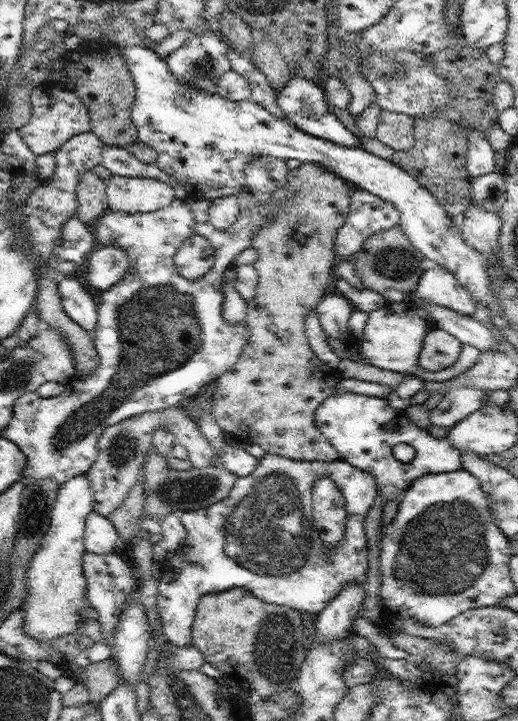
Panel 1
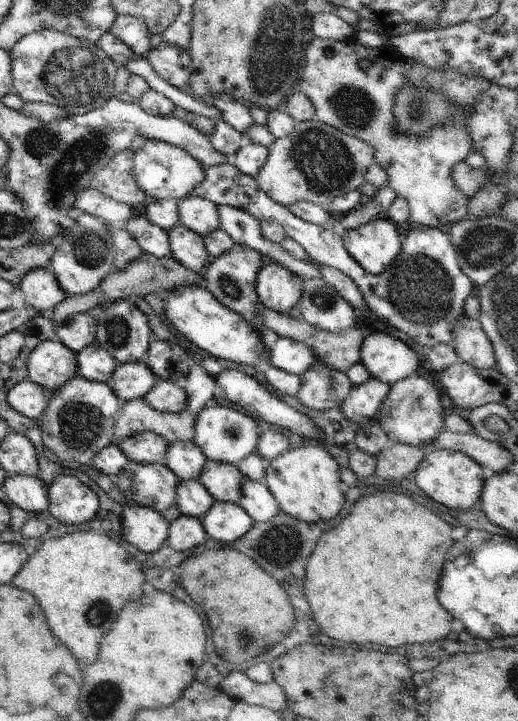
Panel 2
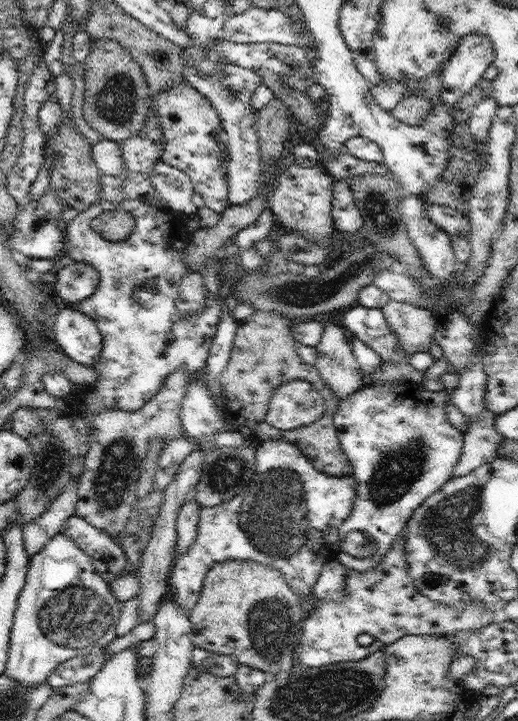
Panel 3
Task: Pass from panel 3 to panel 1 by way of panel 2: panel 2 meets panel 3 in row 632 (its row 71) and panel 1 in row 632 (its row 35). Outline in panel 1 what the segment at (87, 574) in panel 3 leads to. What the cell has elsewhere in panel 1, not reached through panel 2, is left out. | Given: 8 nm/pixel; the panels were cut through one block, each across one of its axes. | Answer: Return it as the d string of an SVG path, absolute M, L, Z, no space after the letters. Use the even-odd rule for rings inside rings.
M80 473L60 485L51 512L51 524L26 572L28 594L20 609L24 609L26 635L48 641L66 635L82 621L82 611L90 602L86 598L88 580L82 570L85 552L84 531L87 516L93 511L94 491L86 473Z

